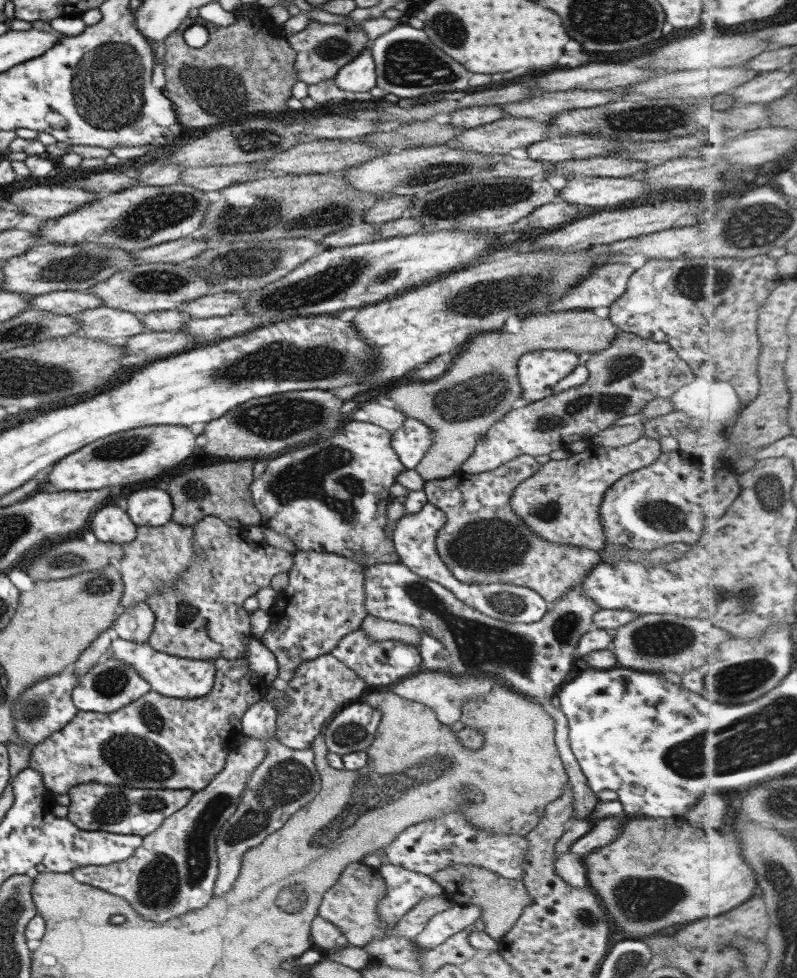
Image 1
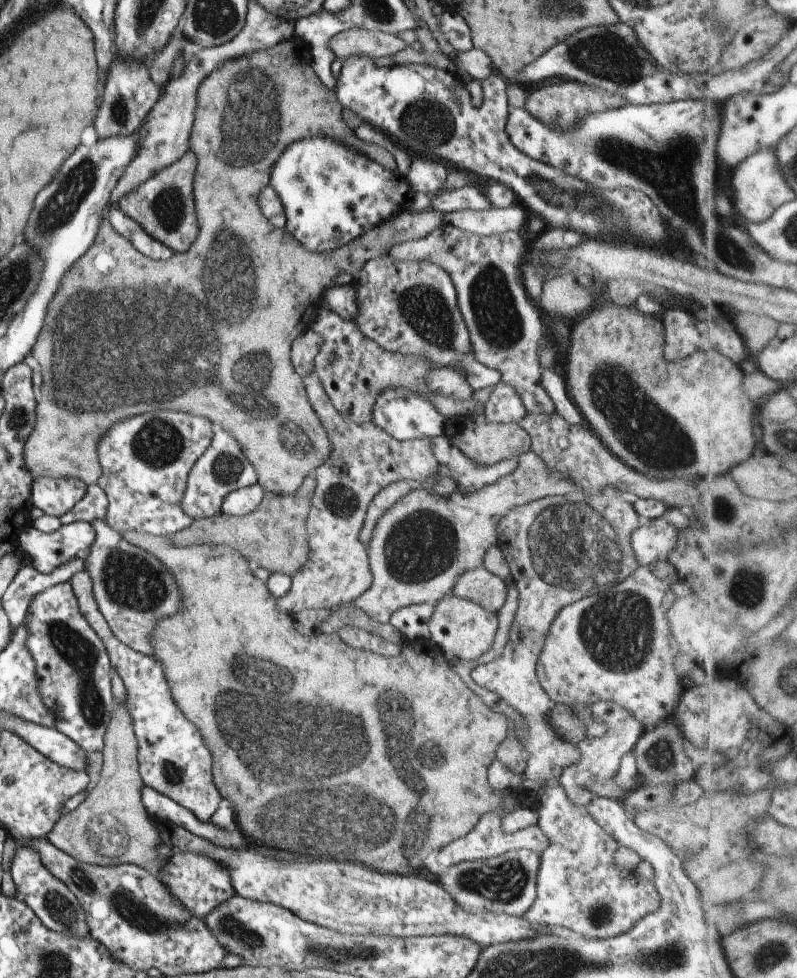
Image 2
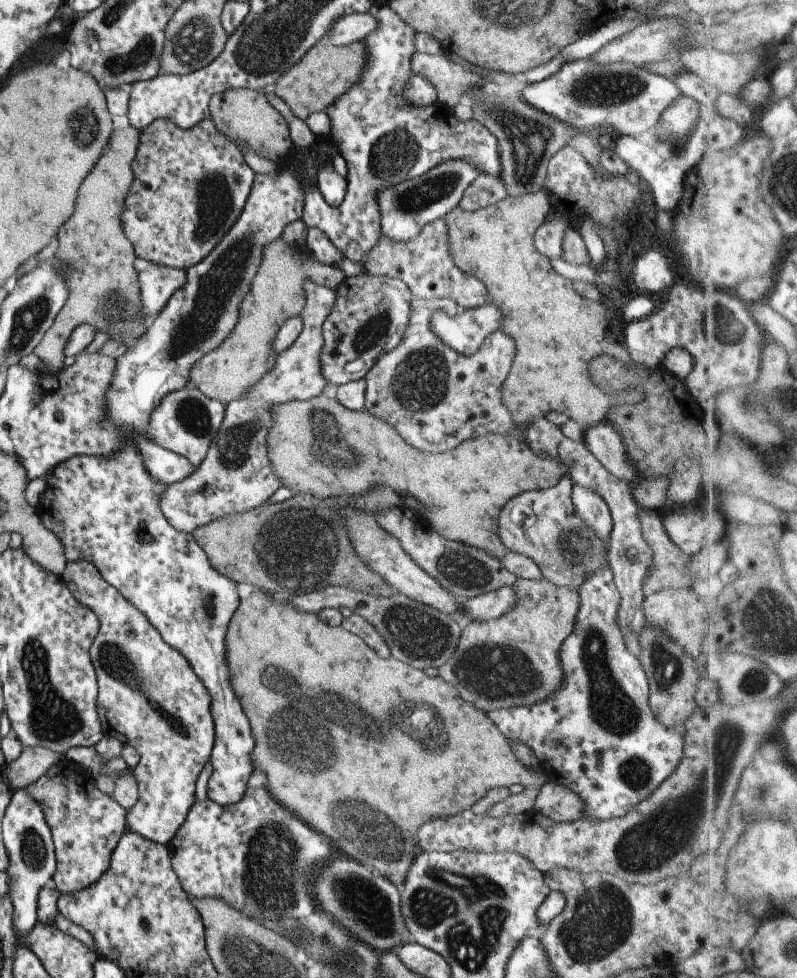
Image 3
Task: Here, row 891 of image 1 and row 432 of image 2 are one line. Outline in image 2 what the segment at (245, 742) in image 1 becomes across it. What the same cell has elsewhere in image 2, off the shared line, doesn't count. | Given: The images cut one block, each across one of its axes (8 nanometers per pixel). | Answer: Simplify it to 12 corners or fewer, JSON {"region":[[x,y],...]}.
{"region":[[154,410],[97,442],[105,524],[162,537],[209,446],[207,418]]}

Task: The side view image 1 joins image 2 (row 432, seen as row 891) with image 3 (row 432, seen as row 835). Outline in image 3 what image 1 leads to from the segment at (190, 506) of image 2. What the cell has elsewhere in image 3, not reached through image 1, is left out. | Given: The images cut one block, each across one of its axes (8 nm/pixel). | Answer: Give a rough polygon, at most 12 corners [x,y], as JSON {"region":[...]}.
{"region":[[302,288],[293,344],[224,405],[203,462],[159,508],[191,533],[280,487],[265,448],[273,404],[325,386],[322,322],[334,289]]}

